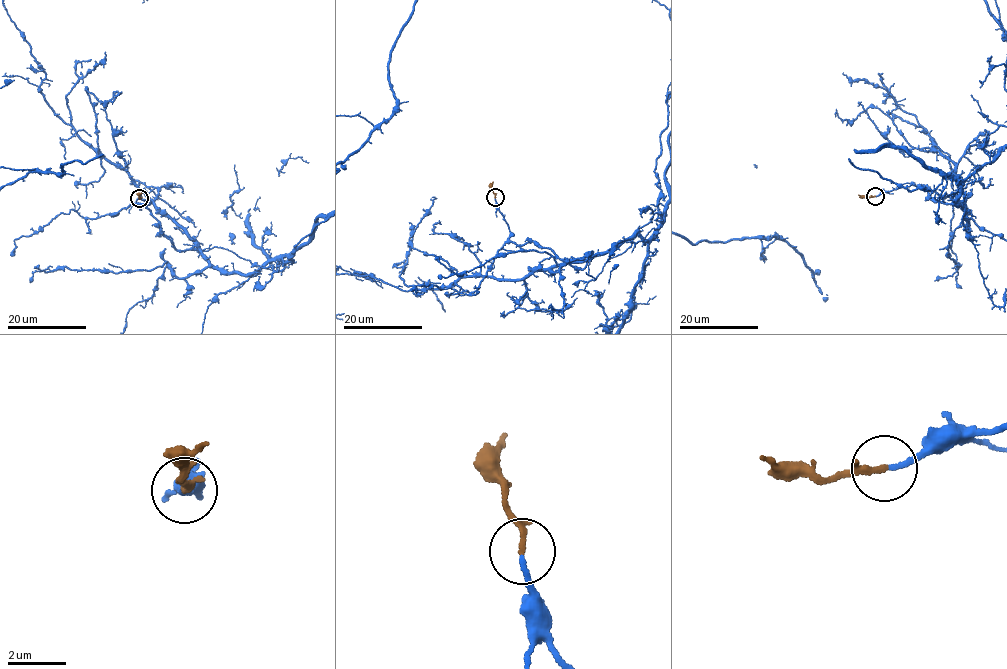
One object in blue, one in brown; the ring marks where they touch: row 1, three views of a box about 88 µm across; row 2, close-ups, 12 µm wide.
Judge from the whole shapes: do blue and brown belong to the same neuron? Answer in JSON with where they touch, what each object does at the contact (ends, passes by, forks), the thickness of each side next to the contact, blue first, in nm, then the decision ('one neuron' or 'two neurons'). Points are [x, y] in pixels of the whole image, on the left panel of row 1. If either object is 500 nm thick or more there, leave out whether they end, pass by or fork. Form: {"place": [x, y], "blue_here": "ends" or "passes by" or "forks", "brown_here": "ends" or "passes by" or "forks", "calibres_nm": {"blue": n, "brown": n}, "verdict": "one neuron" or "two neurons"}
{"place": [139, 198], "blue_here": "ends", "brown_here": "ends", "calibres_nm": {"blue": 170, "brown": 200}, "verdict": "one neuron"}

